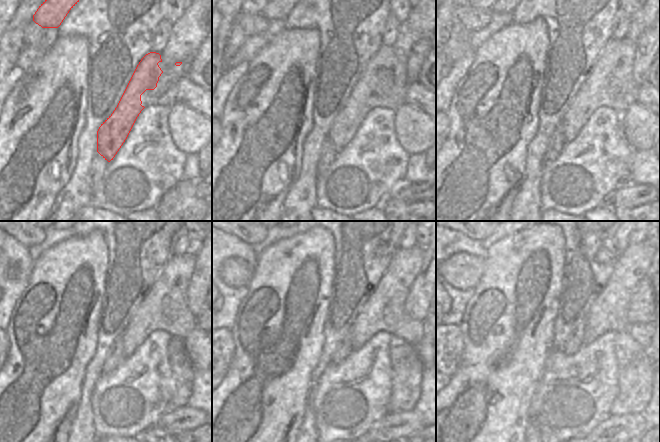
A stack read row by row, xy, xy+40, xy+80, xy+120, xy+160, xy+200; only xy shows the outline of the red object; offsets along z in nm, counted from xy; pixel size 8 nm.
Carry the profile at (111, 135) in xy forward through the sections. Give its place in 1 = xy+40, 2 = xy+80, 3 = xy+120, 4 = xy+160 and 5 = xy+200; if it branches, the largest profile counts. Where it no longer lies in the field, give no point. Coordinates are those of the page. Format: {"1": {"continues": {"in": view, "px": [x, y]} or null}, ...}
{"1": {"continues": {"in": "xy+40", "px": [345, 125]}}, "2": {"continues": {"in": "xy+80", "px": [578, 113]}}, "3": {"continues": {"in": "xy+120", "px": [132, 336]}}, "4": {"continues": {"in": "xy+160", "px": [358, 335]}}, "5": {"continues": {"in": "xy+200", "px": [630, 283]}}}

